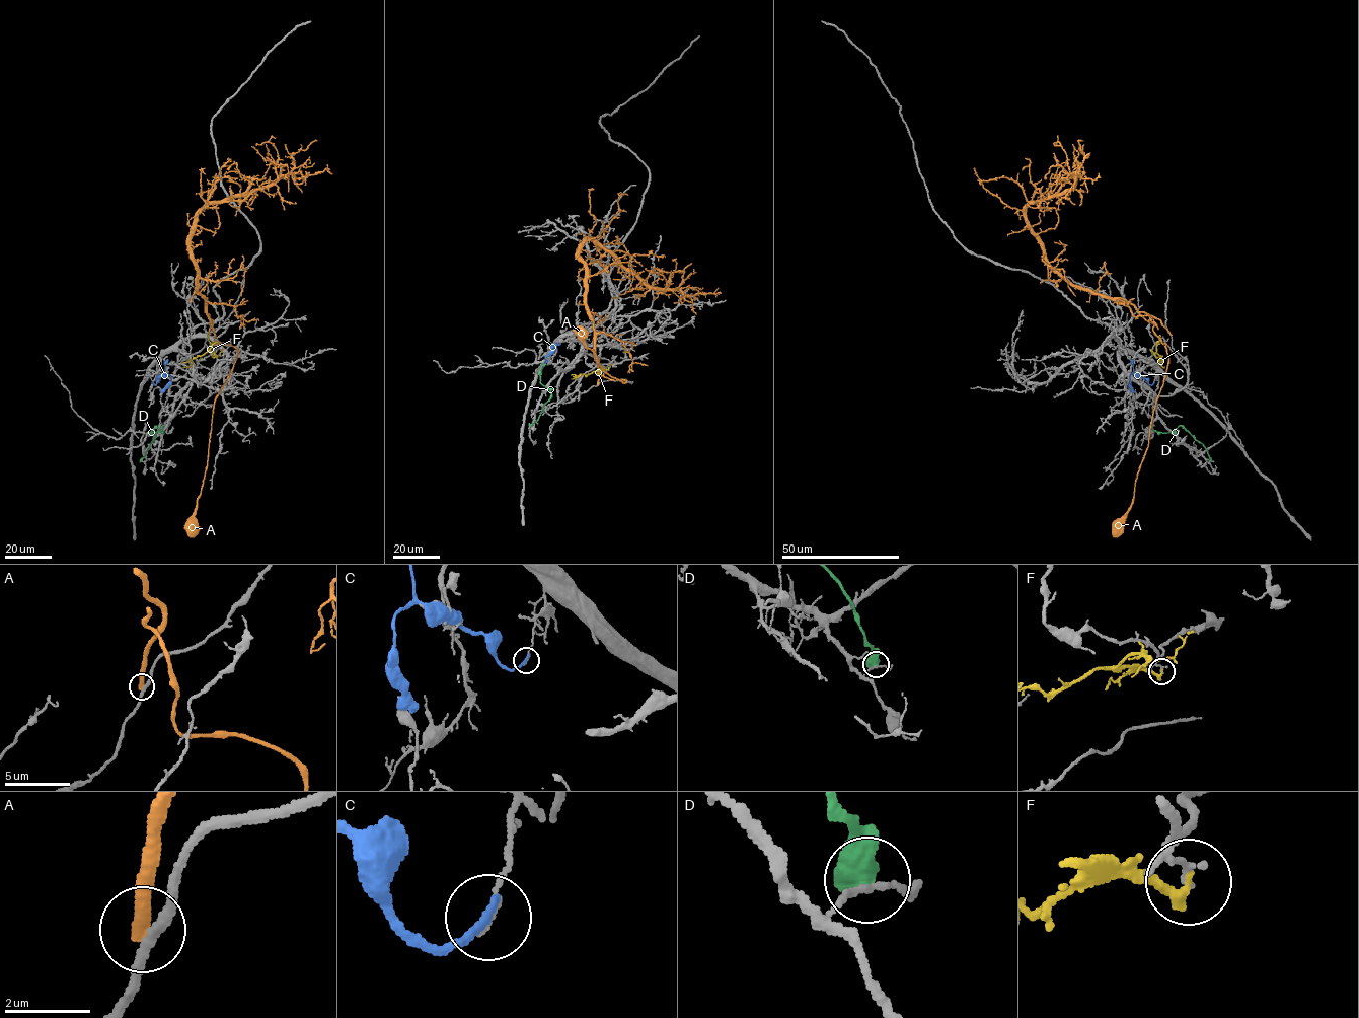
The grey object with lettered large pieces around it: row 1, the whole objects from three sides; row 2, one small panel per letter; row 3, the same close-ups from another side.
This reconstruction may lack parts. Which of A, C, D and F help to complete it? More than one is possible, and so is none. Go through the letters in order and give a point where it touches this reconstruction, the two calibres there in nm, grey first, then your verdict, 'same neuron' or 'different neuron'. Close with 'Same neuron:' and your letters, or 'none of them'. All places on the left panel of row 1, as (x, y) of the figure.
A: meets grey at (209, 335); 240 nm thick on the grey side, 380 nm on the other; different neuron
C: meets grey at (153, 383); 100 nm thick on the grey side, 200 nm on the other; different neuron
D: meets grey at (141, 460); 180 nm thick on the grey side, 650 nm on the other; different neuron
F: meets grey at (217, 342); 150 nm thick on the grey side, 300 nm on the other; different neuron
Same neuron: none of them

